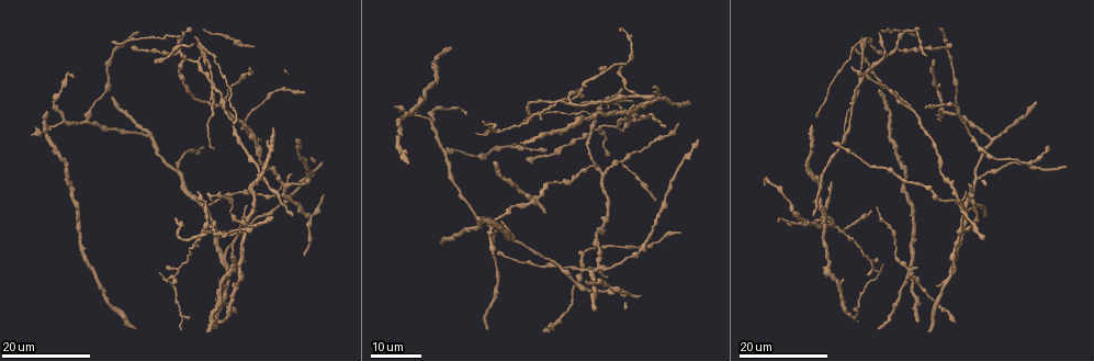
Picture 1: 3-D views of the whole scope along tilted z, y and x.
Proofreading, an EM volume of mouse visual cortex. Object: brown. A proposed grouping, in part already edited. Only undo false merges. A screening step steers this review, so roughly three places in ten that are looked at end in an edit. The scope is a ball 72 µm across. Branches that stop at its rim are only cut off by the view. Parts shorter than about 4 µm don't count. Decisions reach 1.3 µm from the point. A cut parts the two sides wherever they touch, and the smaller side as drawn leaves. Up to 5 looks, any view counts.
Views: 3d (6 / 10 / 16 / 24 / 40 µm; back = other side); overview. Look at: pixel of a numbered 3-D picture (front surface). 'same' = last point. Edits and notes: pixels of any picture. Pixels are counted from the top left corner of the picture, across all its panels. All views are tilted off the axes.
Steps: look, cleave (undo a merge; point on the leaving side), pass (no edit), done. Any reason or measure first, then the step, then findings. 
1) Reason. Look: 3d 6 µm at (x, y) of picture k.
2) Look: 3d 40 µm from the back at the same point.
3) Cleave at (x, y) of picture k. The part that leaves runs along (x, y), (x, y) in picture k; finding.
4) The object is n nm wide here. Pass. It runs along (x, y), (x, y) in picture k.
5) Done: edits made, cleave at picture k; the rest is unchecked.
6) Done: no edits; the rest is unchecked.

Thin arm on a thick one. Look: 3d 24 µm at (978, 216) of picture 1.

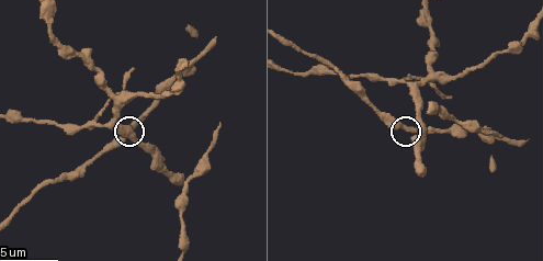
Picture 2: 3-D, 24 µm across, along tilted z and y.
Look: 3d 6 µm at (402, 126) of picture 2.

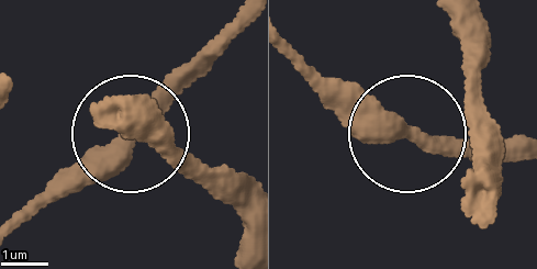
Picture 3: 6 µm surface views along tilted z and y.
Pass. It runs along (299, 59), (409, 133), (514, 144) in picture 3; all the same neuron.

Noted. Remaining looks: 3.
Look: 3d 16 µm at (393, 80) of picture 2.

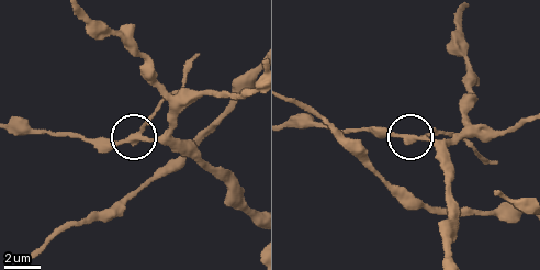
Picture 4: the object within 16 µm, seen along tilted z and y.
The object is 260 nm wide here. Cleave at (147, 120) of picture 4. The part that leaves runs along (134, 135), (181, 85), (199, 54) in picture 4; two neurons meet here.

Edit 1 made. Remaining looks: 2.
Done: edits made, cleave at picture 4; the rest is unchecked.

